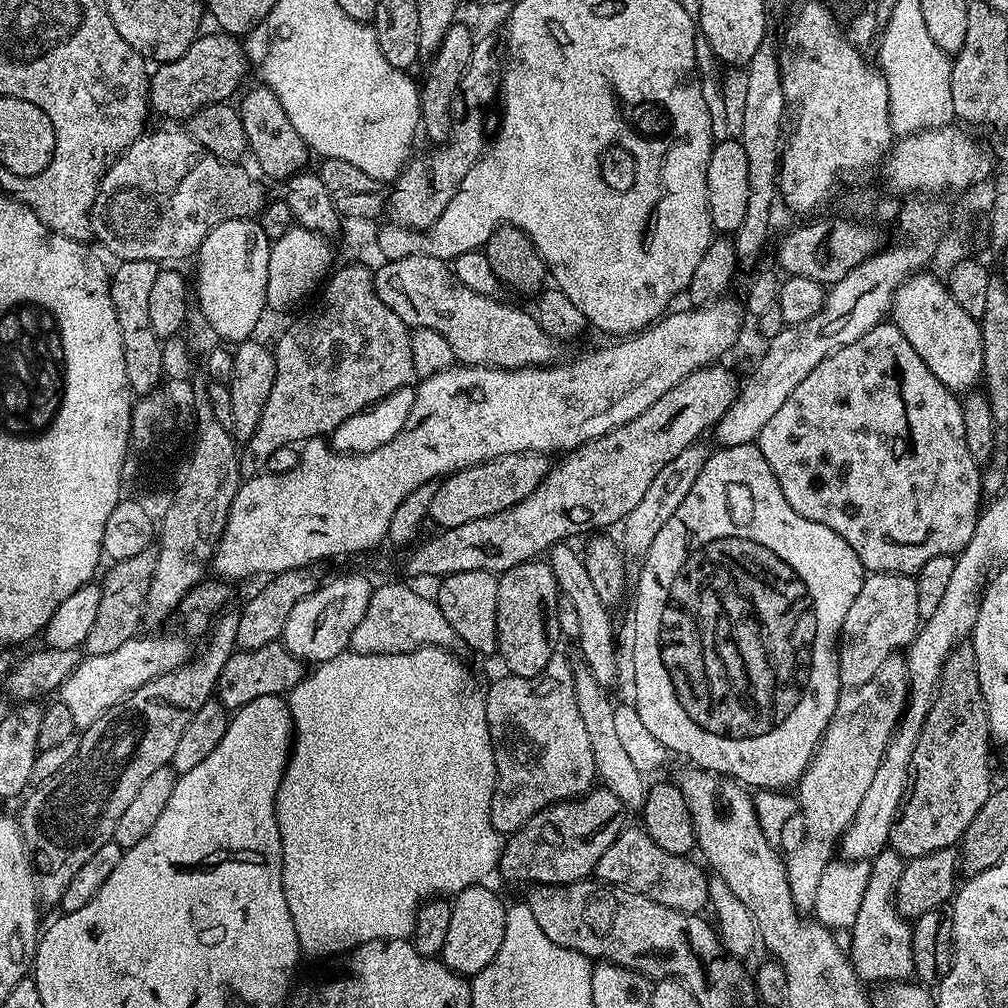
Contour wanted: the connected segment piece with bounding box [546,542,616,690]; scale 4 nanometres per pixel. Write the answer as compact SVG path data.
M565 542L562 544L555 544L552 548L548 549L546 559L550 570L554 570L554 578L556 585L560 587L560 595L570 598L571 604L574 606L574 611L578 613L578 634L575 639L580 643L580 654L584 658L582 660L583 667L590 670L590 674L595 680L602 685L605 690L611 689L611 684L616 680L616 644L613 641L612 634L612 616L610 613L609 605L602 602L602 597L596 593L592 579L589 572L584 565L583 555L579 551L576 552L572 549L571 543Z

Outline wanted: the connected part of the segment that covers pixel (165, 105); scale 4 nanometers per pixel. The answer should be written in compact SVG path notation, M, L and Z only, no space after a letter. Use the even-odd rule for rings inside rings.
M212 30L209 36L201 34L182 58L161 64L151 73L148 85L151 111L184 122L202 108L231 101L231 96L241 91L240 83L248 64L249 57L245 56L243 43L237 37L219 30Z

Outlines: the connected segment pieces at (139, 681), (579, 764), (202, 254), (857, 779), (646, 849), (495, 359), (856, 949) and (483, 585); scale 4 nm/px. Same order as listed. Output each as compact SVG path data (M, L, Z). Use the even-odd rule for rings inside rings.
M137 635L130 642L122 642L122 646L118 646L118 650L110 650L110 654L85 655L76 669L64 679L63 686L58 689L58 699L66 706L66 710L70 710L70 718L74 718L77 729L83 730L90 727L98 717L106 714L106 710L113 708L119 700L125 700L131 692L146 686L146 682L167 672L178 670L194 655L194 648L187 644L189 641L183 635L180 635L181 637L144 635Z
M554 654L544 669L530 678L504 674L501 680L487 685L484 705L496 763L496 789L492 795L490 822L494 830L501 834L516 832L530 818L534 818L534 814L562 800L575 800L591 792L597 783L590 738L582 723L578 698L574 692L573 671L573 665L568 665L566 657Z
M255 219L227 220L210 234L200 244L196 260L196 286L194 282L194 300L200 303L200 312L204 320L224 340L243 342L253 335L252 332L260 324L260 319L266 315L266 284L267 266L270 261L272 245L266 238L262 226Z
M897 654L891 656L886 662L882 662L882 666L874 674L874 678L870 678L870 682L866 682L860 688L850 688L841 691L838 702L834 706L834 714L830 718L830 722L824 731L824 737L820 739L820 745L816 748L816 755L808 764L808 768L800 776L798 791L800 791L800 816L804 819L804 837L797 842L792 848L792 853L787 853L786 863L788 865L788 881L790 882L790 890L792 897L796 903L796 908L801 914L808 914L813 911L815 906L815 890L818 888L818 882L821 881L821 875L826 866L834 860L834 853L837 851L840 843L840 837L847 830L853 818L858 814L858 810L862 806L862 797L866 795L866 790L870 786L870 782L874 782L874 774L878 774L878 766L882 762L882 754L886 750L886 746L890 742L890 738L896 732L896 725L900 723L900 718L904 714L904 707L908 704L908 665L903 655Z
M625 827L606 846L606 854L598 858L594 873L597 881L603 882L613 888L624 888L628 892L636 892L640 896L650 898L667 908L689 914L703 913L708 899L709 877L704 876L705 869L692 861L688 856L675 856L666 854L645 834L643 827Z
M407 256L406 258L381 263L381 265L381 268L377 267L374 272L378 298L382 298L382 302L386 302L386 306L390 306L390 310L394 310L394 314L398 314L398 318L402 318L402 322L408 325L409 329L429 328L430 330L438 330L438 334L442 334L442 338L446 338L446 342L450 342L450 350L454 350L456 359L461 365L478 368L539 368L557 363L559 356L556 355L559 354L561 345L554 338L550 338L550 334L546 334L546 330L542 330L542 326L537 322L531 311L523 312L520 308L511 308L510 305L495 300L497 298L495 295L475 292L470 286L458 282L458 278L445 261L433 256Z
M892 847L883 848L882 851L871 859L872 873L866 885L866 892L862 897L862 906L859 907L850 935L852 935L852 952L850 948L850 959L852 968L861 981L869 985L876 984L879 980L883 982L904 982L913 975L914 952L912 950L912 924L901 916L896 909L896 885L900 883L900 875L904 869L905 861Z
M470 570L462 574L450 574L439 581L440 589L434 592L436 605L442 610L446 622L456 632L456 639L462 645L473 648L476 652L488 656L497 651L498 622L496 607L498 606L497 577L490 572Z

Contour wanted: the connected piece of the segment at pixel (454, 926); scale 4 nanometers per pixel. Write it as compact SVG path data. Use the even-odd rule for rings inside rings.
M479 883L463 888L451 901L450 930L446 930L442 963L465 978L476 976L494 962L506 934L508 908L500 901L498 893L484 887L488 886Z

